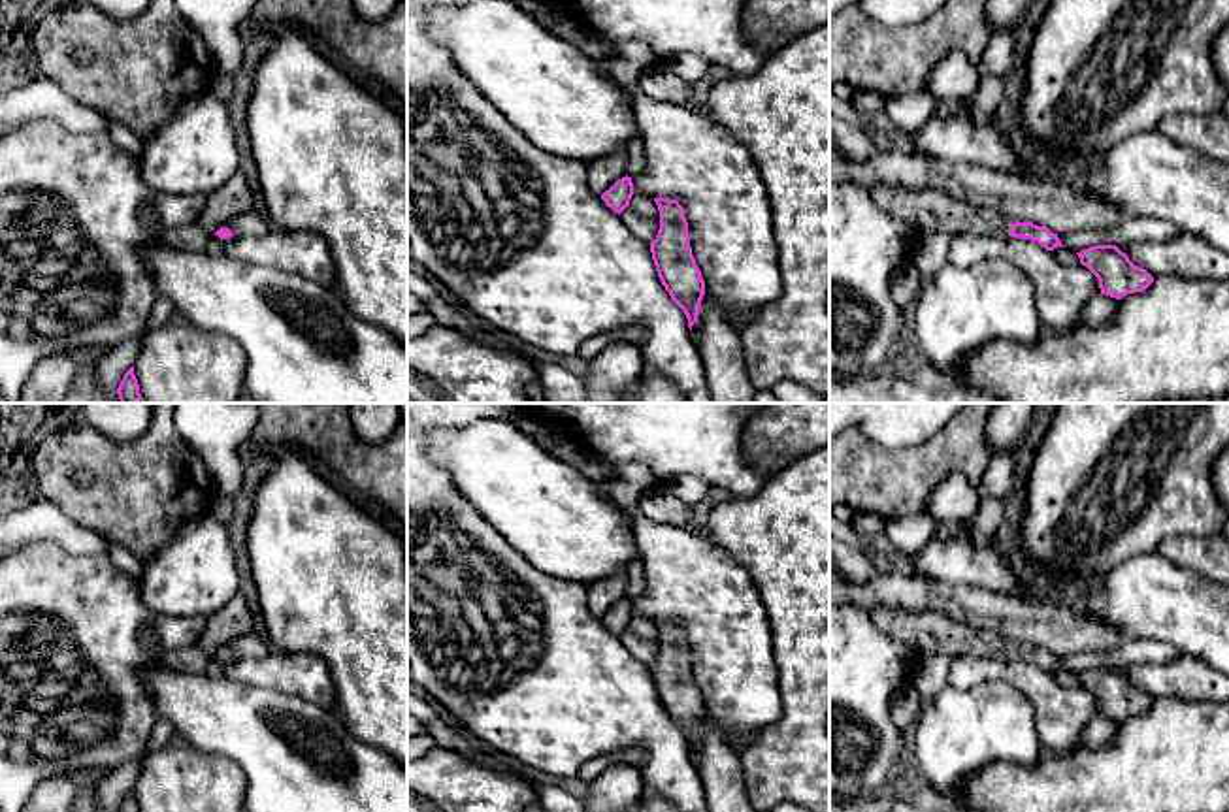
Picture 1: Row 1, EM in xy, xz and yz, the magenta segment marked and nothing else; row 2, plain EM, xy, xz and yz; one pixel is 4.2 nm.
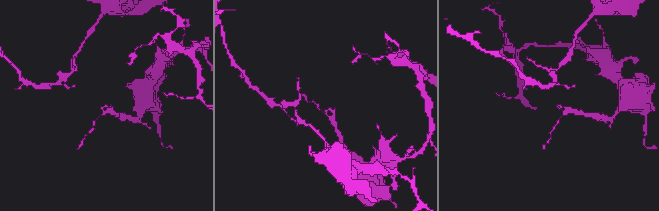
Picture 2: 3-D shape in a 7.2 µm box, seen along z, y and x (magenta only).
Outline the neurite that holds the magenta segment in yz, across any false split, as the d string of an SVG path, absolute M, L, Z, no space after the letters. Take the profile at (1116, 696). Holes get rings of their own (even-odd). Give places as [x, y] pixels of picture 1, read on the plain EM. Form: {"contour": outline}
{"contour": "M1095 667L1076 674L1080 686L1086 688L1099 703L1101 716L1122 722L1127 716L1142 714L1154 699L1135 688L1116 667Z"}

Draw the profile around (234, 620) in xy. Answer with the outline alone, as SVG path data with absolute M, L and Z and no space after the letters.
M238 592L222 609L207 618L205 629L196 646L215 658L232 641L253 631L253 612L247 605L245 593Z

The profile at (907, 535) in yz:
M927 511L907 518L884 520L880 544L912 556L942 528Z

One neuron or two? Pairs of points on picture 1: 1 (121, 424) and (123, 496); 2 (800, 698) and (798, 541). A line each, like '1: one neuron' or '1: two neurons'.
1: two neurons
2: one neuron

